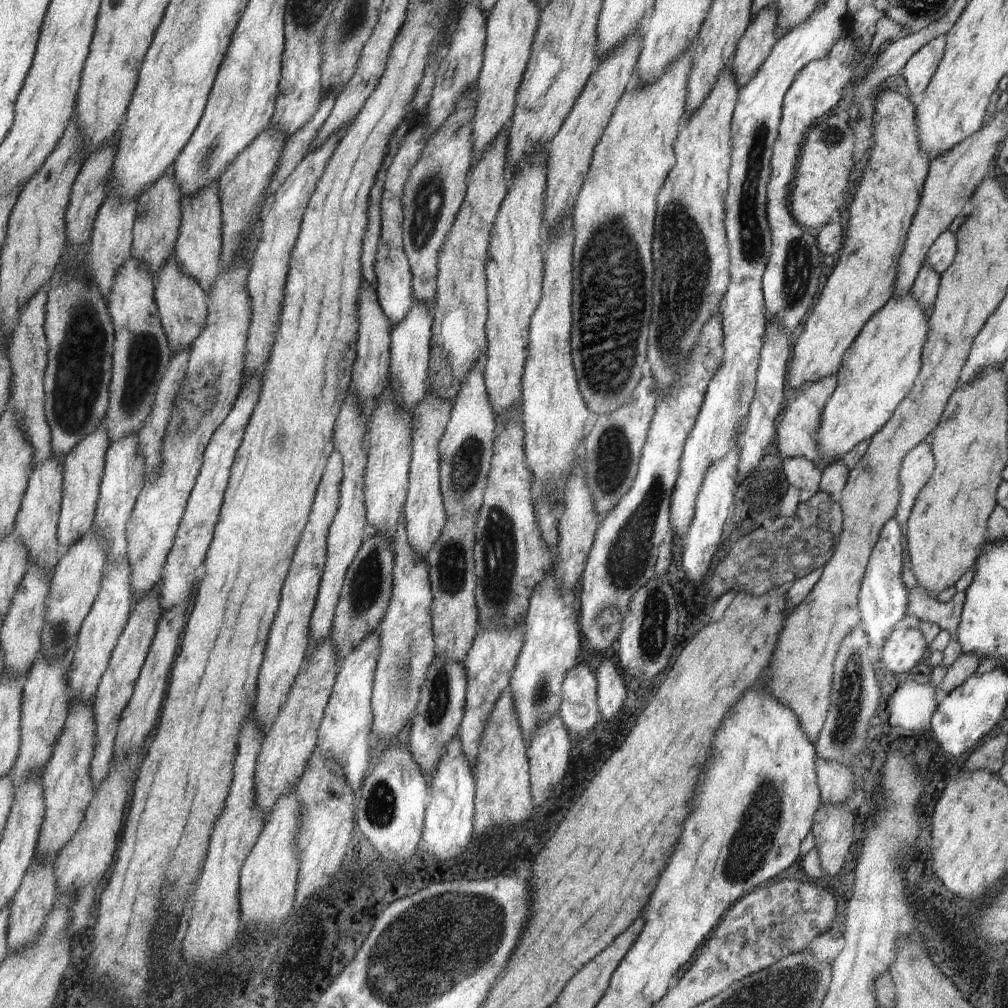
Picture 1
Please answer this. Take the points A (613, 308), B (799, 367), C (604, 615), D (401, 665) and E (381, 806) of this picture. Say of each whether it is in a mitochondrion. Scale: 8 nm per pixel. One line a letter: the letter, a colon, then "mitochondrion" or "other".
A: mitochondrion
B: other
C: mitochondrion
D: mitochondrion
E: mitochondrion

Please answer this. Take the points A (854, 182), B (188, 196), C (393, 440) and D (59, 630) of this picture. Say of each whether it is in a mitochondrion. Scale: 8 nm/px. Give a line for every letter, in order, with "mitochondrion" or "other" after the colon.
A: other
B: other
C: other
D: mitochondrion

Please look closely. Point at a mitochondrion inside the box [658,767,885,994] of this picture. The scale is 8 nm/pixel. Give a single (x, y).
(753, 842)

